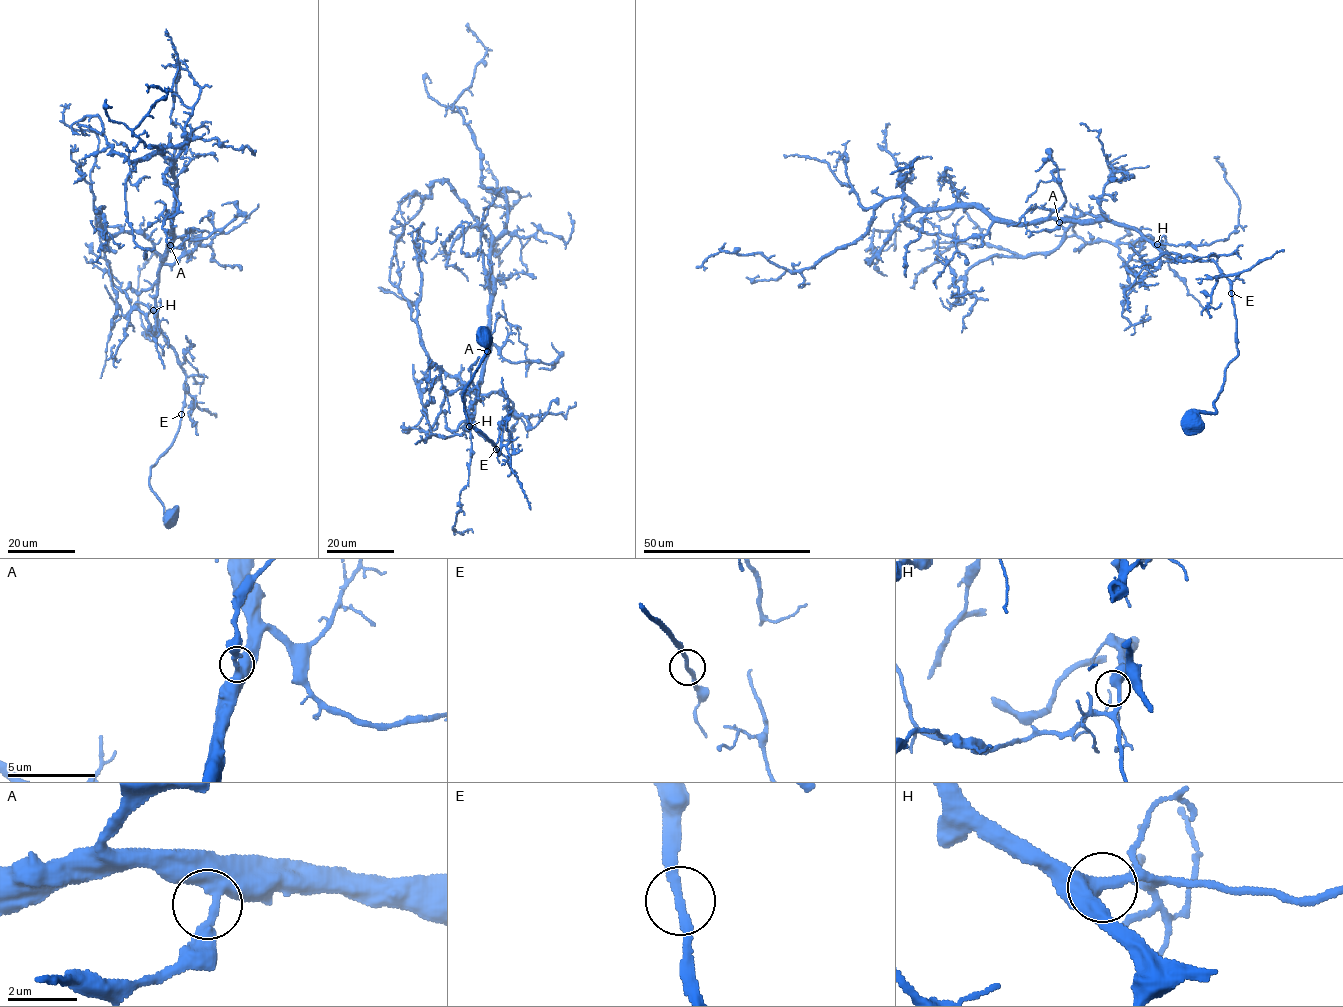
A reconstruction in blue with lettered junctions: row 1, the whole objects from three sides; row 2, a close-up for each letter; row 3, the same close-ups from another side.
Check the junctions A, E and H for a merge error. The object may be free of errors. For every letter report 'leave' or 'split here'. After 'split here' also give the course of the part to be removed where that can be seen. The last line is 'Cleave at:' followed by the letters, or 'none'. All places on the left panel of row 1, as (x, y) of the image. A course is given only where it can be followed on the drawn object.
A: leave
E: leave
H: leave
Cleave at: none

